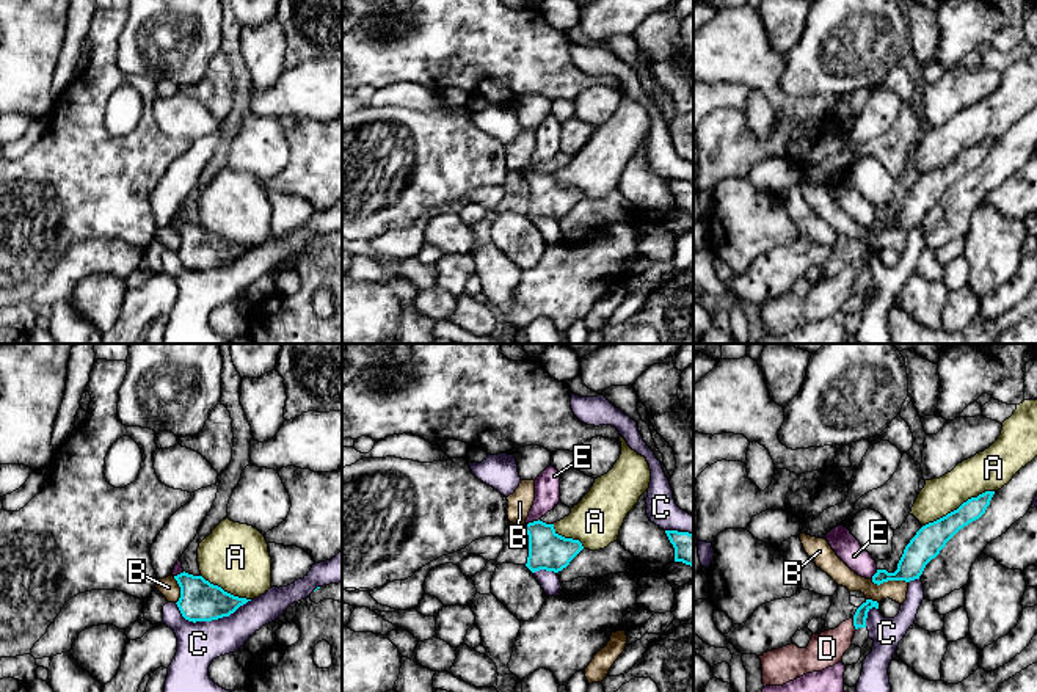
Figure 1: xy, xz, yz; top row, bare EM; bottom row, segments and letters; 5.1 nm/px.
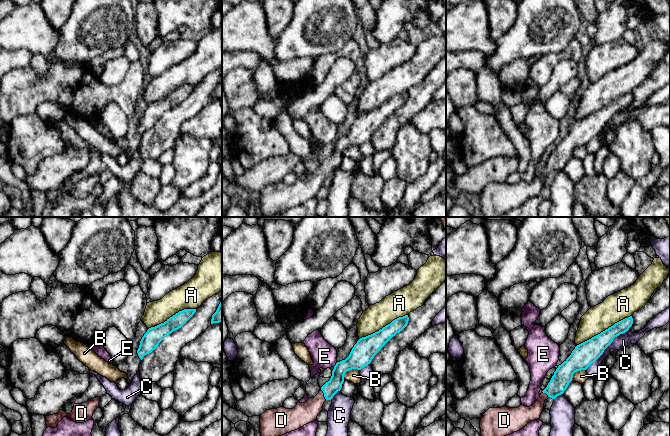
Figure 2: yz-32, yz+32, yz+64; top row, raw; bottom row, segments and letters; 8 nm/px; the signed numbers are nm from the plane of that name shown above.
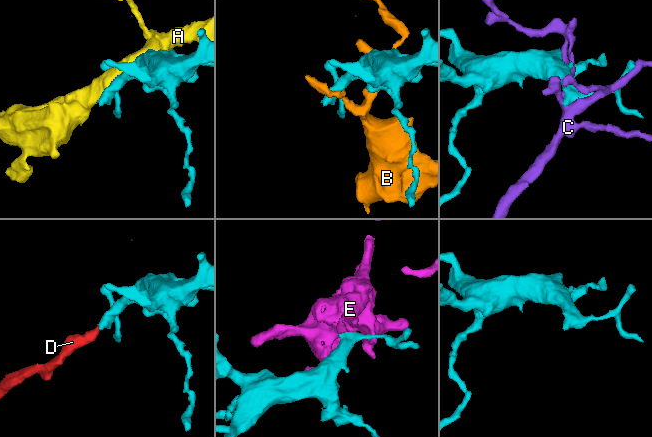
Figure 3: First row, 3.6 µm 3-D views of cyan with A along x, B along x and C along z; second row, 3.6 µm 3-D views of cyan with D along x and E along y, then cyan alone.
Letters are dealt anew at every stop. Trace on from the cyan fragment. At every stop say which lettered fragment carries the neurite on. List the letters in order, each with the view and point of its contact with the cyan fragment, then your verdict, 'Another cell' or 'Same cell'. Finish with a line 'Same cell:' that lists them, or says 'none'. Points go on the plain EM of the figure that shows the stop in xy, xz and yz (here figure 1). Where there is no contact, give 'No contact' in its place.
A: Touches cyan at yz (959, 156). Another cell
B: Touches cyan at yz (890, 228). Another cell
C: Touches cyan at xy (211, 269). Another cell
D: Touches cyan at yz (854, 273). Same cell
E: Touches cyan at xz (534, 170). Another cell
Same cell: D

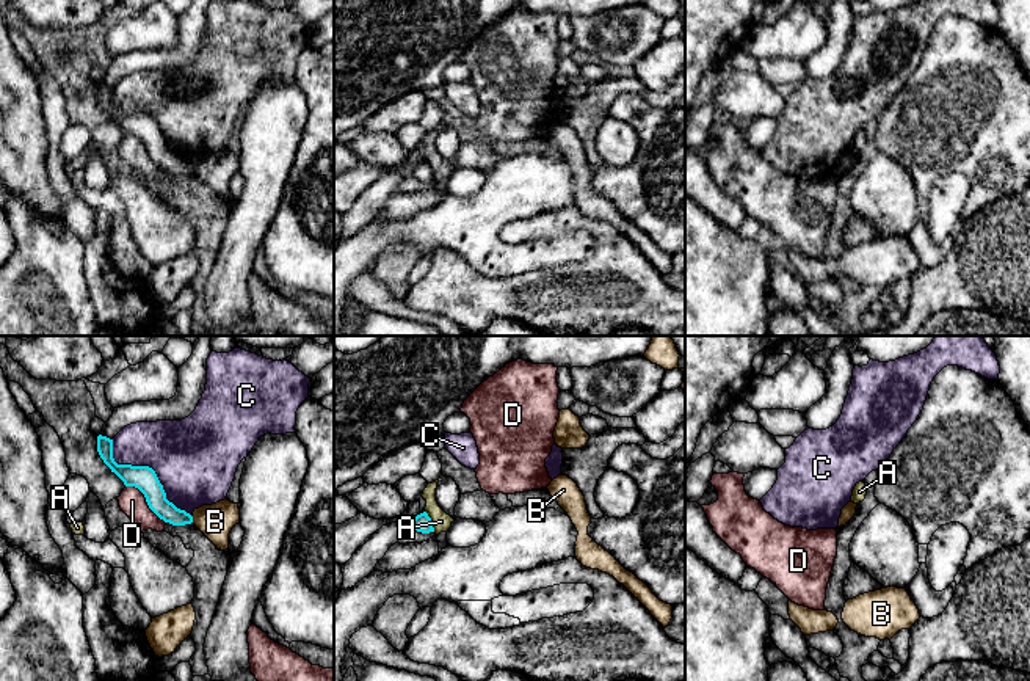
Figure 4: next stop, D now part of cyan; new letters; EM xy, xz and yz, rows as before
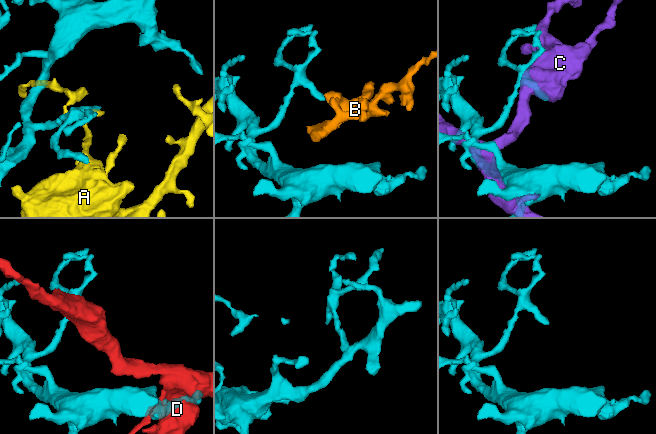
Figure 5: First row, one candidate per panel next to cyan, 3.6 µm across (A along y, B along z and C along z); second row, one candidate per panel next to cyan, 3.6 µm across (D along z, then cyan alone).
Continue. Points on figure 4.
A: Touches cyan at xz (431, 170). Another cell
B: Touches cyan at xy (192, 167). Another cell
C: Touches cyan at xy (148, 115). Another cell
D: Touches cyan at xy (146, 149). Another cell
Same cell: none

